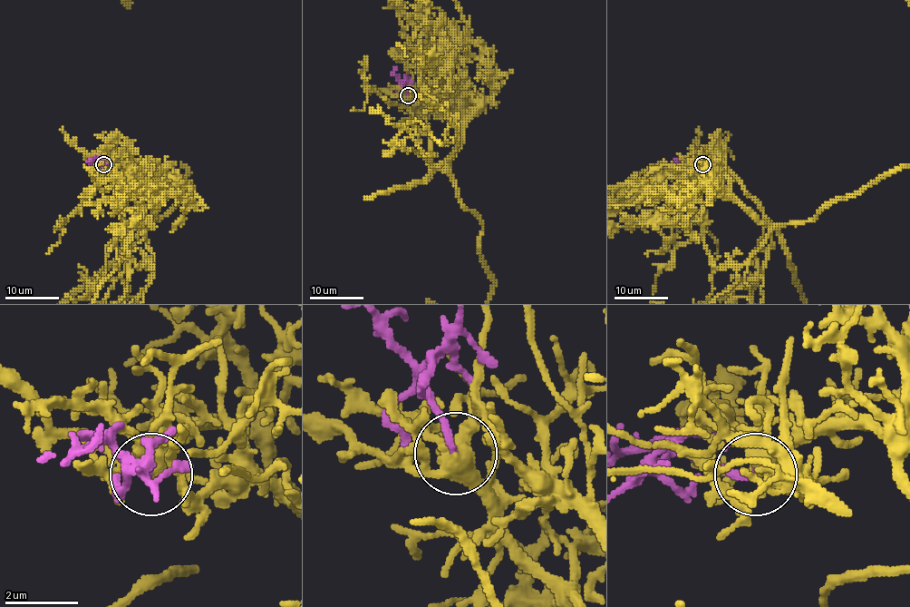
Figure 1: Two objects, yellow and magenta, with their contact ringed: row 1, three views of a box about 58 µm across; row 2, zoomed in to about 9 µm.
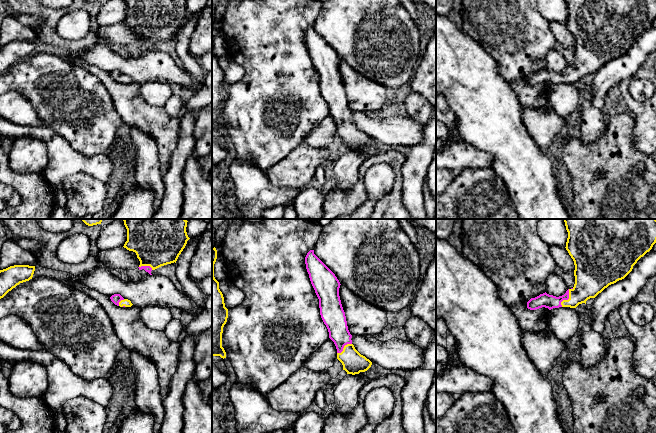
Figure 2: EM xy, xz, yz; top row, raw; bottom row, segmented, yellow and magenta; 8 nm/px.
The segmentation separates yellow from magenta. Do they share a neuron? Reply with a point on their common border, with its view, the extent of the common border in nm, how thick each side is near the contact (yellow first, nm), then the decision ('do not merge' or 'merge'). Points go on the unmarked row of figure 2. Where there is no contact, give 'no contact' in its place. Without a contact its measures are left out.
contact yz (568, 75); length 160 nm; calibres 280 and 110 nm; merge

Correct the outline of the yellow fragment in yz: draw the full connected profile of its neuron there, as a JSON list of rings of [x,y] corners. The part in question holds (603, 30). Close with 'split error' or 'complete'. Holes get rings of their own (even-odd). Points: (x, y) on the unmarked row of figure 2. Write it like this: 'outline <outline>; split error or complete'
outline [[[565,0],[568,8],[566,26],[574,37],[575,60],[562,72],[546,68],[527,78],[527,84],[542,83],[549,86],[559,83],[576,84],[590,74],[595,74],[609,61],[624,55],[637,37],[656,19],[656,0]]]; split error

